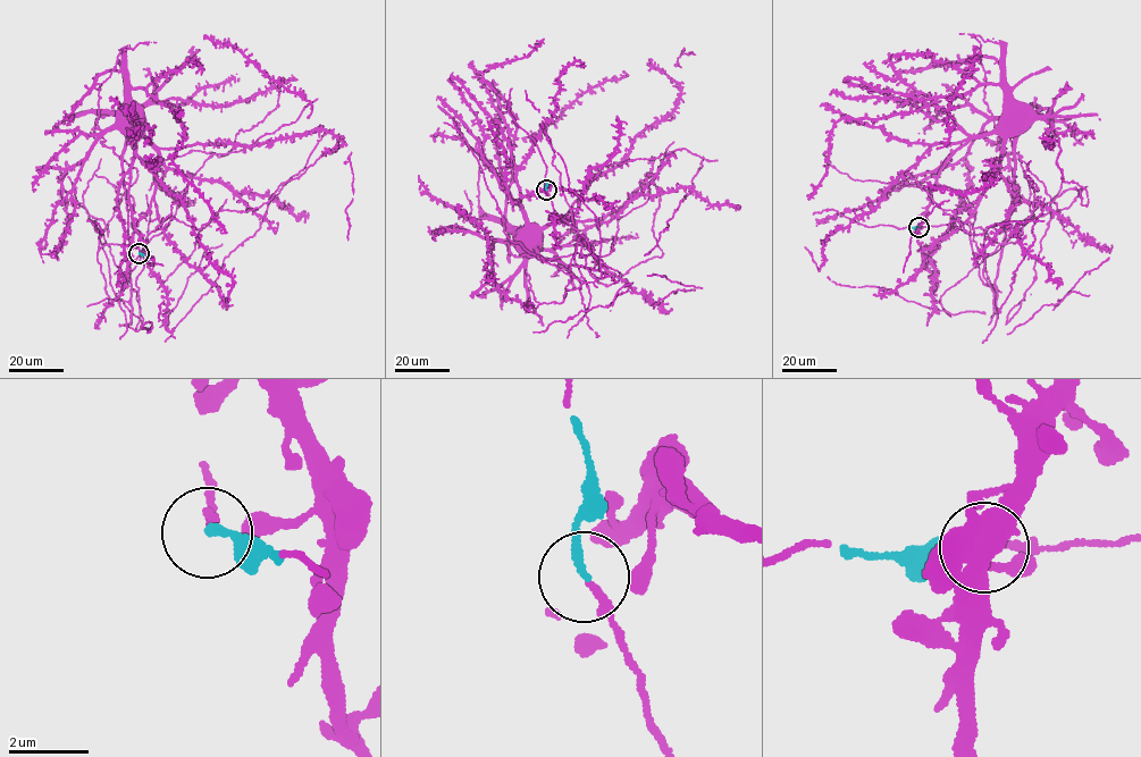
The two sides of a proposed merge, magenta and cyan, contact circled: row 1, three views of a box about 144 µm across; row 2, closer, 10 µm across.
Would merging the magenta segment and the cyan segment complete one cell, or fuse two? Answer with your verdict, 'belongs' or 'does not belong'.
belongs

